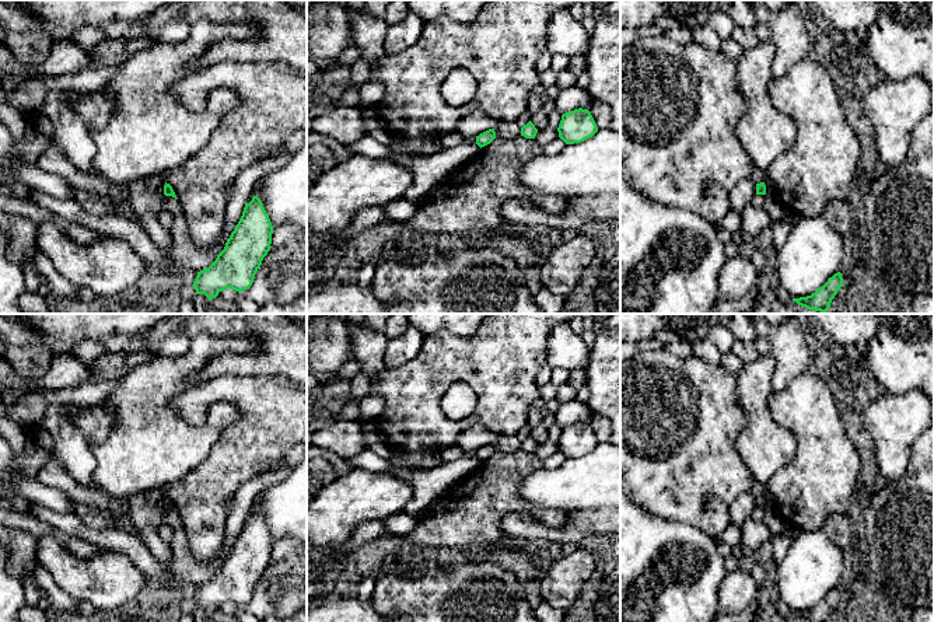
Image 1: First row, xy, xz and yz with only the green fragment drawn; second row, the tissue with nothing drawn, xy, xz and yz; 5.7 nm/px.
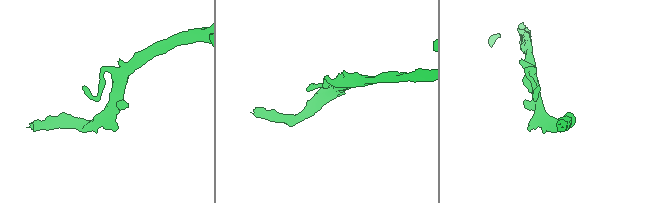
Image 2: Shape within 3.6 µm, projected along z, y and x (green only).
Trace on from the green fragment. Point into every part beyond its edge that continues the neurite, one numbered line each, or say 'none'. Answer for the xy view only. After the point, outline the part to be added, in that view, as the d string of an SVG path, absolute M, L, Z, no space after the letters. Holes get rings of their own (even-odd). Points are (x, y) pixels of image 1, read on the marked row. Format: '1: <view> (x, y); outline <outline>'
none

